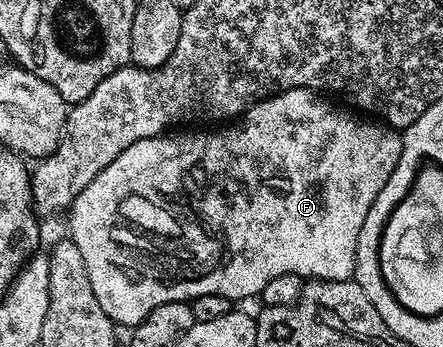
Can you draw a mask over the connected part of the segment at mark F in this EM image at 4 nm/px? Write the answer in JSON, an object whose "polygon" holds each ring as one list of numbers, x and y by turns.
{"polygon":[[286,88,274,96,256,101,235,122,217,127,220,128,217,132,180,130,177,131,180,132,177,136,161,134,139,140,122,150,122,154,118,154,118,158,114,158,114,162,110,162,110,166,106,166,106,170,102,170,98,178,94,178,94,182,90,182,90,186,80,191,67,213,68,228,72,231,69,232,70,239,82,253,82,262,86,262,86,274,90,274,90,286,94,286,94,298,98,298,98,306,106,310,113,324,121,329,132,330,156,306,170,302,190,302,202,294,218,294,233,302,244,300,247,296,256,298,266,282,279,278,281,274,294,274,309,281,353,279,358,230,362,230,362,222,366,222,366,214,370,214,374,198,382,194,382,186,390,182,390,174,394,174,398,166,404,137,397,129,390,128,383,122,373,122,347,107,335,108,331,102,333,103,331,99,311,88]]}

